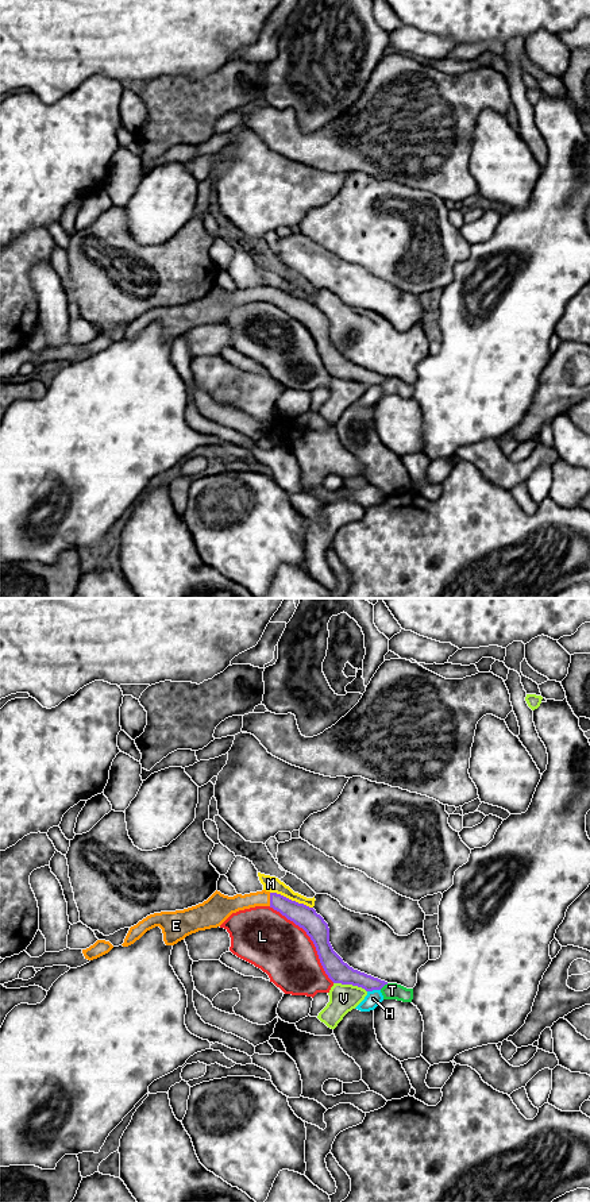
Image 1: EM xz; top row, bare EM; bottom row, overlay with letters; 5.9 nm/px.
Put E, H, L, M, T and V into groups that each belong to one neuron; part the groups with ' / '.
E / H / L / M / T / V

